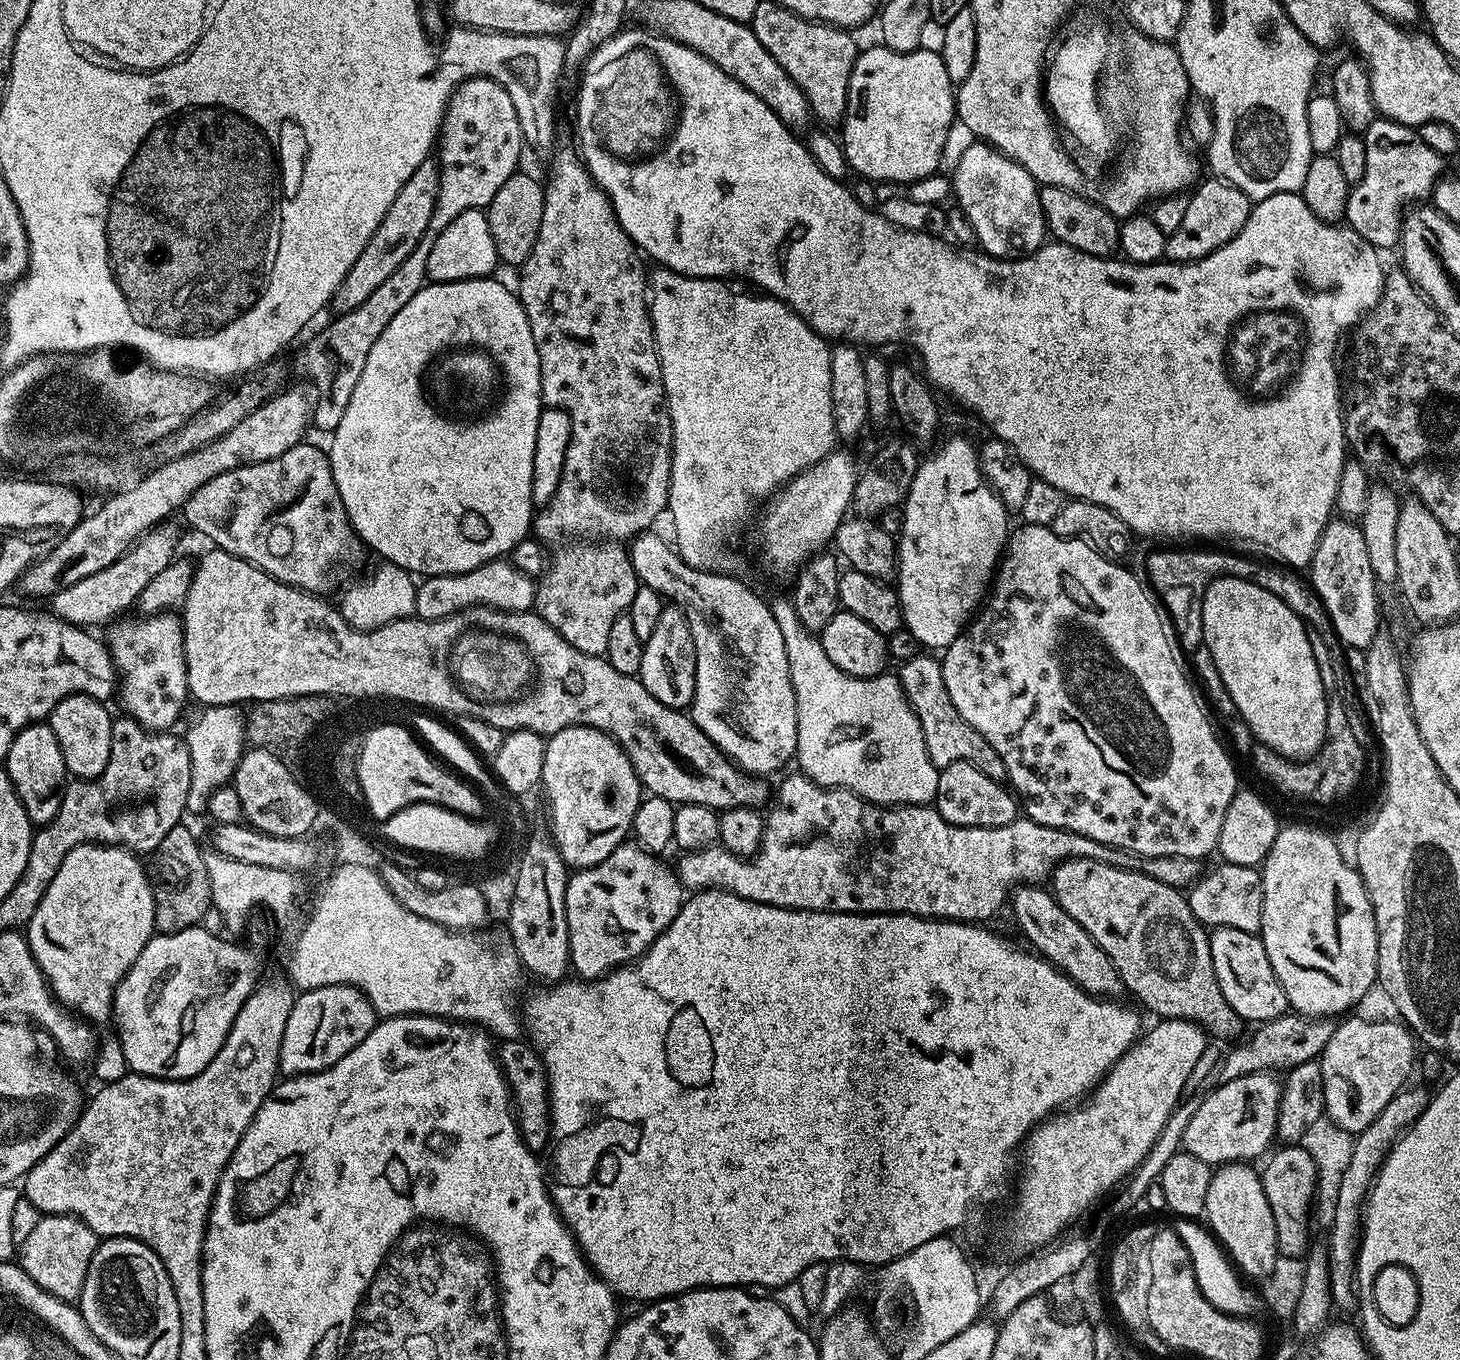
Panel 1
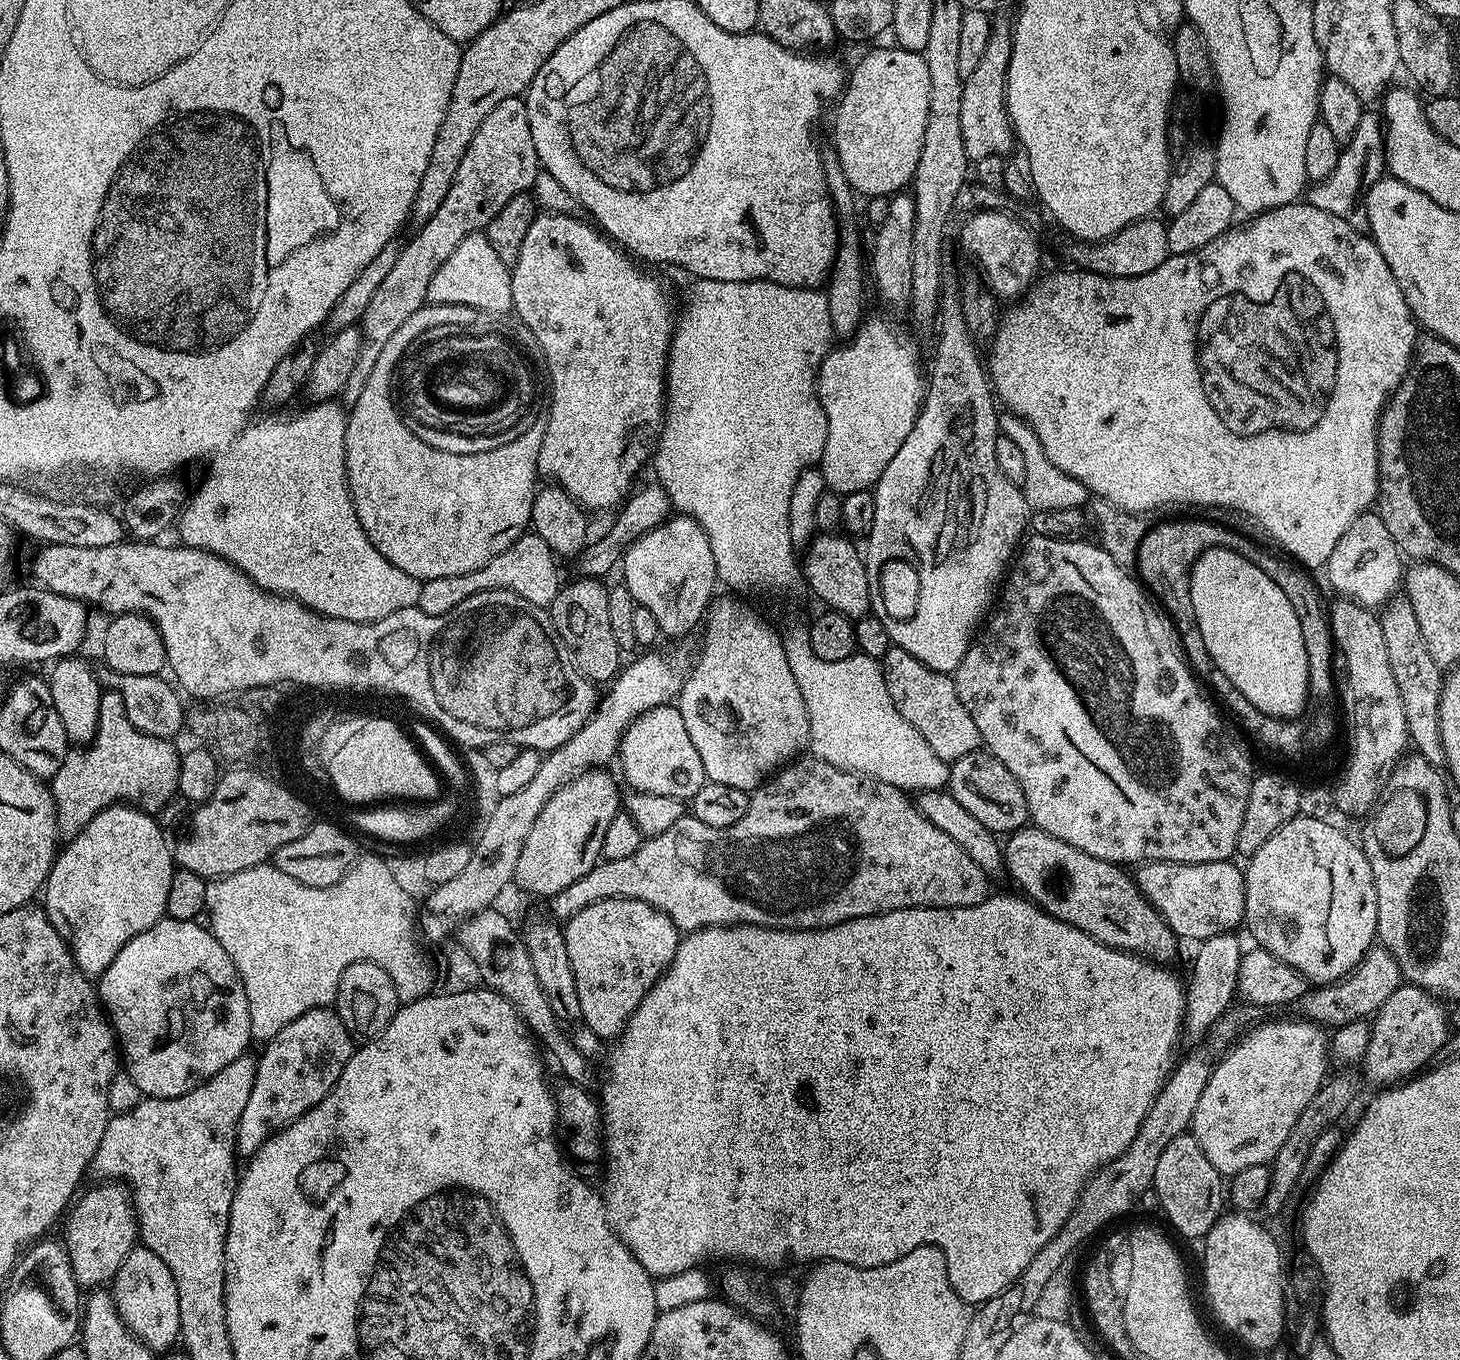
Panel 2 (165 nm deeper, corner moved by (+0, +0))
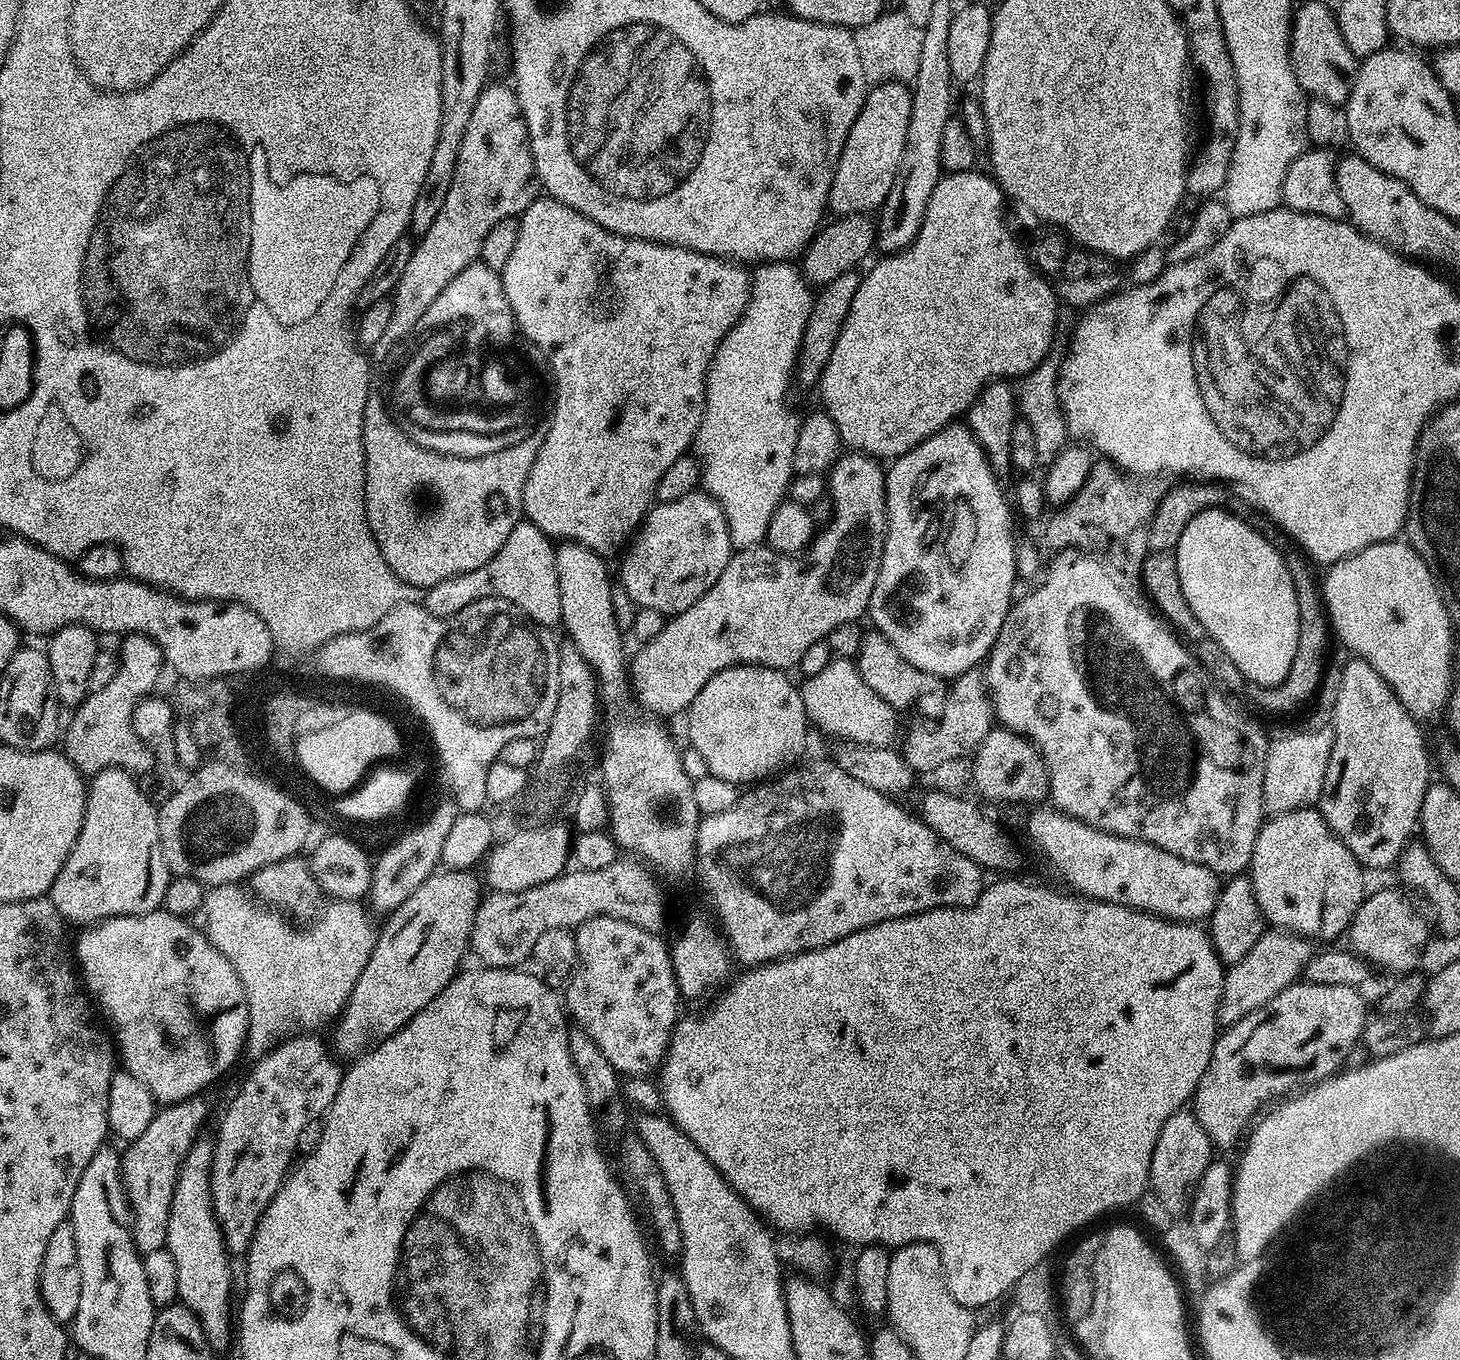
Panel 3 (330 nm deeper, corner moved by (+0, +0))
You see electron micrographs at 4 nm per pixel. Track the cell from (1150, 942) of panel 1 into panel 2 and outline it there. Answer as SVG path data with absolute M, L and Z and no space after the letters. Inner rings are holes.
M1025 826L1011 833L1003 845L1004 867L1007 875L1016 879L1021 893L1027 896L1034 904L1040 905L1044 911L1054 918L1090 934L1098 942L1108 948L1117 948L1123 952L1135 952L1153 962L1172 962L1176 956L1178 938L1168 923L1158 914L1158 910L1142 894L1131 875L1128 876L1123 867L1111 864L1102 858L1094 858L1035 826Z

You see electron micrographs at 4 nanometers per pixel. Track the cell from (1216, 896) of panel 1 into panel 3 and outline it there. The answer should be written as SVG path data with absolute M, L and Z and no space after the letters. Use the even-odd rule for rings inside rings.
M1051 806L1029 812L1032 812L1028 816L1029 842L1052 863L1053 870L1073 893L1185 924L1204 922L1211 917L1222 880L1206 866L1186 862L1186 858L1178 858L1178 854L1170 854L1150 842L1103 832Z

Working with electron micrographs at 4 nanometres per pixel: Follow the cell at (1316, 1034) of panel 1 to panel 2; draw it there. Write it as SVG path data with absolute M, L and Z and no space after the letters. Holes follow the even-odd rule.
M1373 946L1360 959L1359 966L1344 979L1334 984L1309 987L1308 991L1302 994L1302 998L1296 1000L1295 1015L1312 1020L1325 1029L1335 1030L1350 1022L1374 1017L1376 1011L1386 1002L1386 998L1390 998L1390 994L1394 994L1394 990L1398 990L1401 983L1400 967L1394 954L1390 954L1390 950L1383 946Z

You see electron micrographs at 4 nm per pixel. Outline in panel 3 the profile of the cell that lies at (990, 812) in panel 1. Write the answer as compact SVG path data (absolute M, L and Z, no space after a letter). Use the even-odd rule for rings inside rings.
M992 727L990 734L986 734L986 738L982 738L982 742L977 746L970 763L972 784L977 792L975 795L981 801L989 800L992 804L1040 806L1049 799L1050 778L1042 754L1026 737L1011 732L1008 728Z

